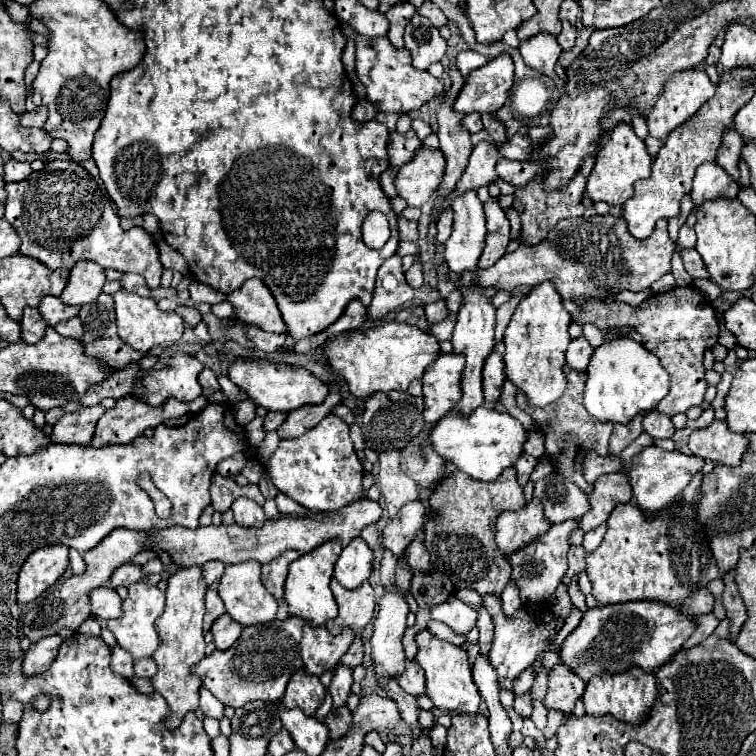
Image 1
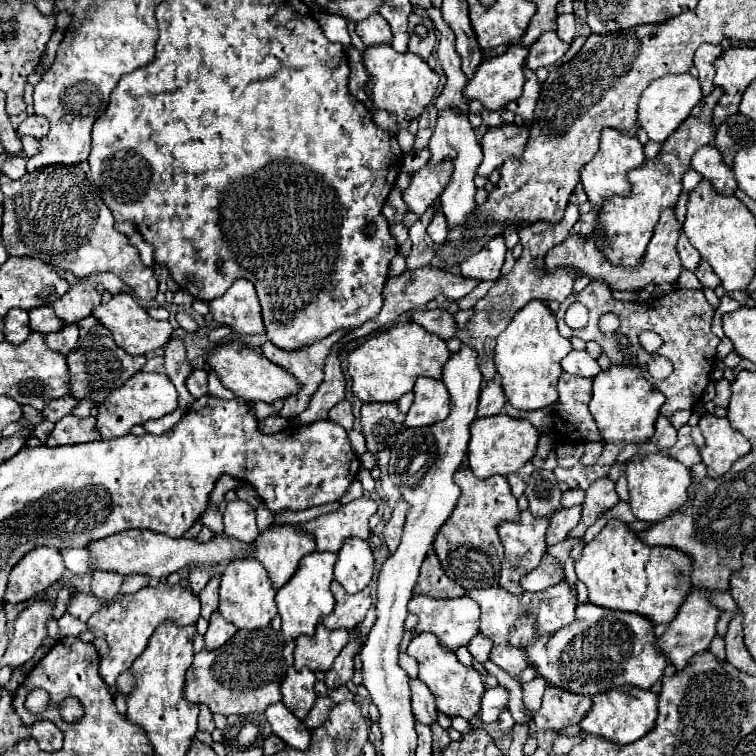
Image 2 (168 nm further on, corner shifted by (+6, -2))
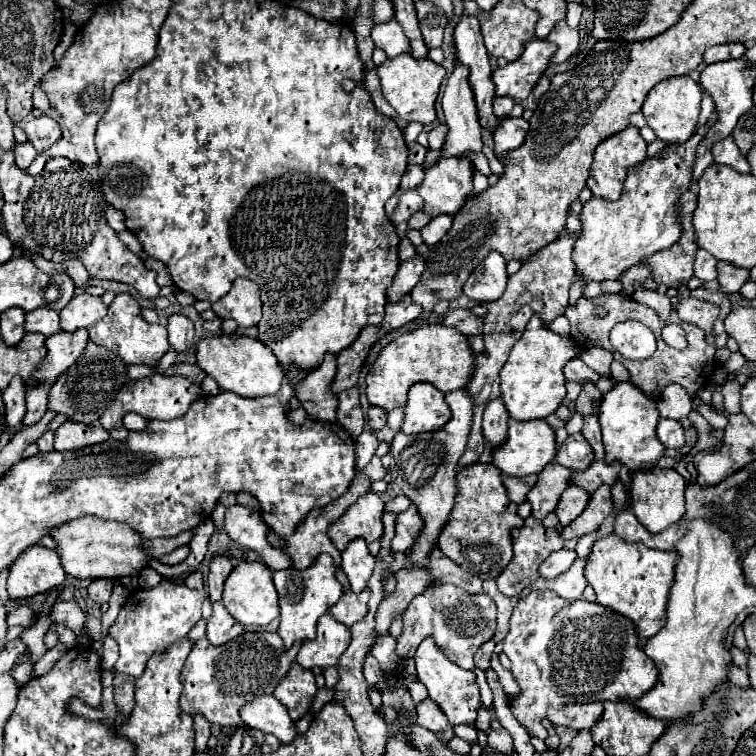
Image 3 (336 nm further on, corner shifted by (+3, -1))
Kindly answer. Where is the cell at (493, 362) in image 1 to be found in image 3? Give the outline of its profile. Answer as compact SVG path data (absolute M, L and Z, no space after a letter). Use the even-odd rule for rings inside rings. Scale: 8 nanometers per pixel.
M500 398L490 400L484 408L484 420L482 420L482 430L484 430L484 438L488 444L496 446L504 440L506 436L506 422L508 422L508 410L504 408L504 402Z

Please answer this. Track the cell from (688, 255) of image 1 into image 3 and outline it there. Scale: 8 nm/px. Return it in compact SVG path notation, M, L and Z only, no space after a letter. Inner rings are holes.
M718 262L718 284L722 288L722 292L730 294L730 292L738 292L740 286L748 280L748 270L744 268L734 268L732 264L726 262Z

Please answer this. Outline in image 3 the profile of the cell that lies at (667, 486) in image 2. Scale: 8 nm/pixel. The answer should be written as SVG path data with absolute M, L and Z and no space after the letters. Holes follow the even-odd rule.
M650 468L650 470L636 470L632 474L632 512L648 528L648 532L662 532L674 522L680 522L686 514L684 506L684 490L686 480L676 470L662 470L662 468Z

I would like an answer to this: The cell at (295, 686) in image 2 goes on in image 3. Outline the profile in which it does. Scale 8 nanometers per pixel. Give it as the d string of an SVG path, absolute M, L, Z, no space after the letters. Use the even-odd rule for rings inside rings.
M292 664L284 680L276 686L274 696L288 708L292 720L300 720L310 710L316 690L314 674L298 664Z

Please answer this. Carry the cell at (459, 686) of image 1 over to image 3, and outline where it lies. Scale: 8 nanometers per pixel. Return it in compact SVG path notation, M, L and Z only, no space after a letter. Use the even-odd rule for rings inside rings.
M428 636L420 642L420 646L416 648L414 654L416 660L416 674L420 678L420 682L428 688L428 696L442 708L442 712L448 716L450 724L472 724L478 716L478 708L480 708L480 690L476 684L476 676L472 670L464 670L458 664L450 662L440 648L436 646L436 642Z

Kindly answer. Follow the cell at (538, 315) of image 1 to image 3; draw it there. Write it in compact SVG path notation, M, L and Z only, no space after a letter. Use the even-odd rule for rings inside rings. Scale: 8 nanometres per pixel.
M532 316L522 338L514 344L506 364L500 370L500 392L508 414L516 420L534 420L556 412L566 396L566 378L562 368L578 354L580 348L570 340L570 336L552 332L544 326L540 316Z

